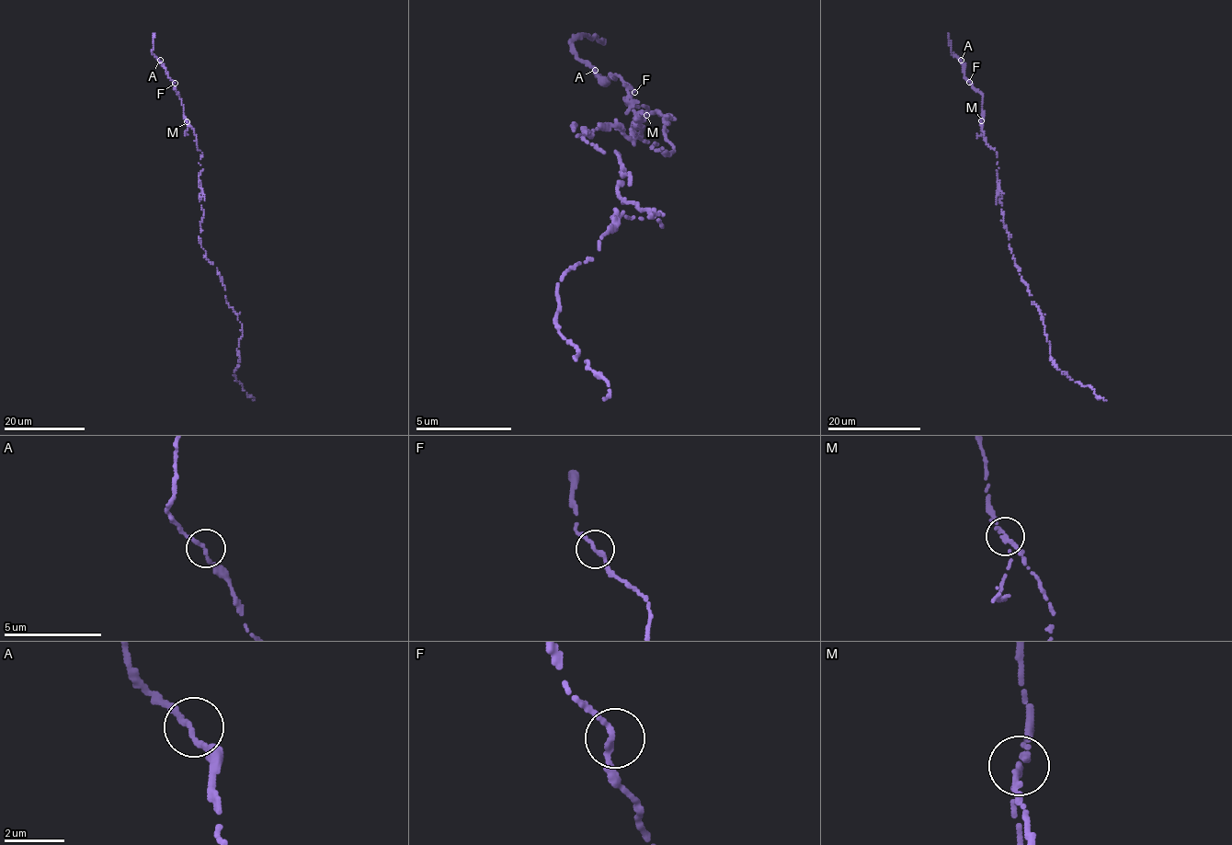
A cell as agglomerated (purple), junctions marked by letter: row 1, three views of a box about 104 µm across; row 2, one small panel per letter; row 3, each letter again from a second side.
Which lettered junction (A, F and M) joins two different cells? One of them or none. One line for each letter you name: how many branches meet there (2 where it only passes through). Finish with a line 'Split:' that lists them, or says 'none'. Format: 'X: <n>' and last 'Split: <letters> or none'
Split: none

